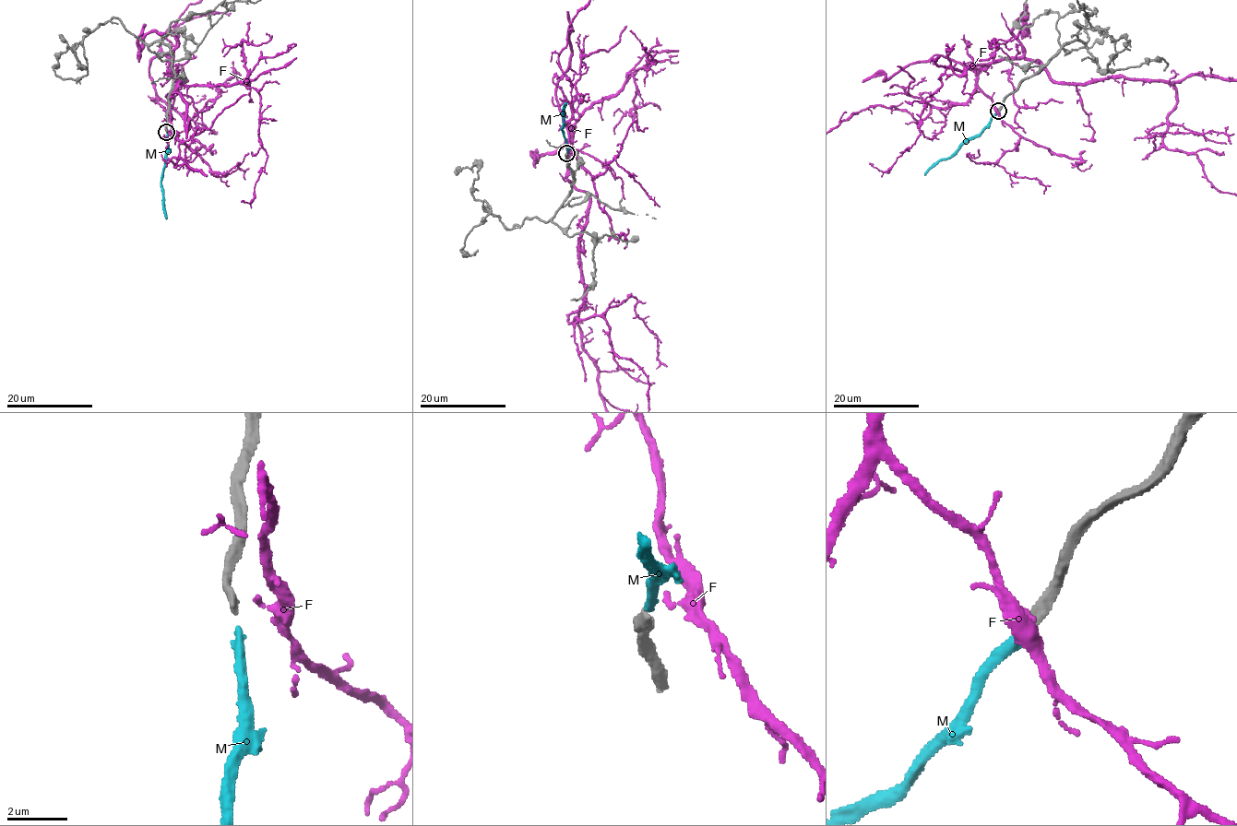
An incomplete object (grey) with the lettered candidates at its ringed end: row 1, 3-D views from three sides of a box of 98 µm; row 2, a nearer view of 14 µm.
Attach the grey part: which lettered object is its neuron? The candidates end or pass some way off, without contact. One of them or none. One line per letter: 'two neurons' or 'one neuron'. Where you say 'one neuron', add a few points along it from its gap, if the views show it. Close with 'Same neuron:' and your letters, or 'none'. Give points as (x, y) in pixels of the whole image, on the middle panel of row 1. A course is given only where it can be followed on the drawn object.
F: two neurons
M: two neurons
Same neuron: none

